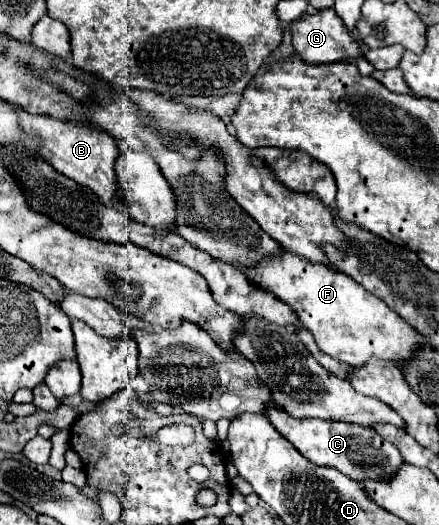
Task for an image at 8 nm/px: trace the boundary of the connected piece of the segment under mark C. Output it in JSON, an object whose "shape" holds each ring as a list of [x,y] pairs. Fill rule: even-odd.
{"shape":[[[270,408],[268,418],[274,424],[274,428],[288,442],[292,442],[292,446],[304,458],[308,458],[310,462],[318,466],[336,468],[338,472],[350,476],[356,482],[364,482],[364,480],[388,482],[404,464],[404,458],[396,450],[396,446],[392,446],[374,430],[364,430],[362,426],[352,426],[348,422],[328,422],[328,420],[318,420],[318,418],[308,418],[300,422],[280,408]]]}

